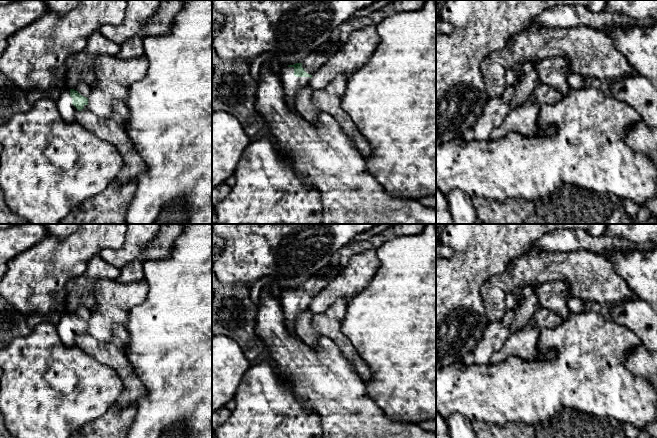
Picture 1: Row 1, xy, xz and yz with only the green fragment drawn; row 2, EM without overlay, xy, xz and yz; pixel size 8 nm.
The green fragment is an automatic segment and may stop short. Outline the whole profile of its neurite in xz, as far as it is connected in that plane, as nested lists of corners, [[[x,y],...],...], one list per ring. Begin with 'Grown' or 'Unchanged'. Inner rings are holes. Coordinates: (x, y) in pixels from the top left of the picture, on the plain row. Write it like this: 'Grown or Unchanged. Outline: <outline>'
Grown. Outline: [[[331,264],[305,281],[300,287],[281,292],[283,317],[291,332],[294,332],[295,317],[309,308],[312,298],[338,274],[339,268],[336,264]]]

